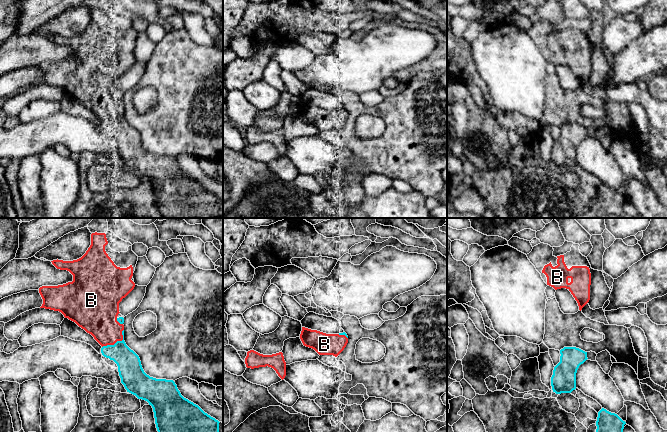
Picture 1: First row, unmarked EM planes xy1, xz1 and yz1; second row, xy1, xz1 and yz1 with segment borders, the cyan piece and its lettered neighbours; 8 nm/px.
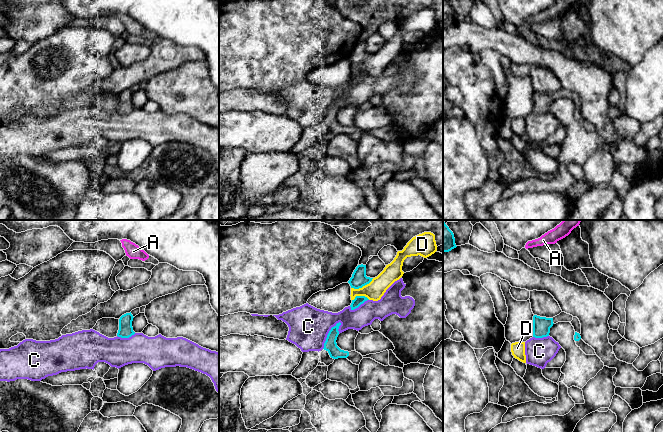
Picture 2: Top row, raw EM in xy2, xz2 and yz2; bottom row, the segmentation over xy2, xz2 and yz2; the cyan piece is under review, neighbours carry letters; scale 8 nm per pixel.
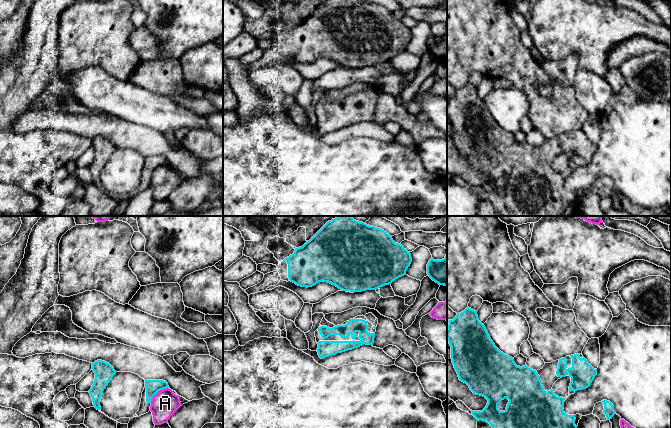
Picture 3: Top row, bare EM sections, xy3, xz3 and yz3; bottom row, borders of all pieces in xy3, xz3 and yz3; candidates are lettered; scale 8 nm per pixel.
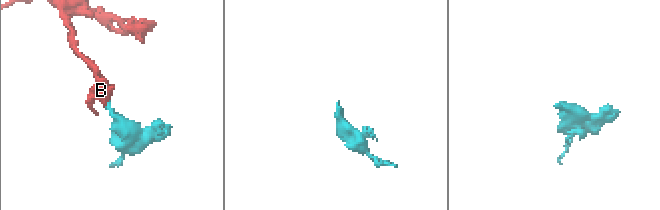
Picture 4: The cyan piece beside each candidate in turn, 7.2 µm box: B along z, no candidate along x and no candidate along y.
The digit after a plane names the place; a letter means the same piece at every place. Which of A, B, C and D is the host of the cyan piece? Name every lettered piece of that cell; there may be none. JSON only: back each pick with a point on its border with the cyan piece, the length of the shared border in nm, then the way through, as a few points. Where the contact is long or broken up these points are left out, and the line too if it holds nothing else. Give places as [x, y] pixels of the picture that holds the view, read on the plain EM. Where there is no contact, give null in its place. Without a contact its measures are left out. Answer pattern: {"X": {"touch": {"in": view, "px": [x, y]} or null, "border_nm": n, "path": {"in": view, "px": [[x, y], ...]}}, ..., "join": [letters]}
{"B": {"touch": {"in": "xy1", "px": [117, 117]}, "border_nm": 220}, "join": ["B"]}

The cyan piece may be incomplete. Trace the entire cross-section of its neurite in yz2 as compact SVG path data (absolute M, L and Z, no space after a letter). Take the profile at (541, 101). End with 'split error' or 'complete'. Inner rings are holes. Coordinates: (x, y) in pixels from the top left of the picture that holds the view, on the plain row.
M533 92L533 113L543 114L549 112L550 104L553 102L553 94Z; complete

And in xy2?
M126 89L122 91L119 95L119 106L117 109L118 113L121 114L129 114L135 110L132 103L133 91L130 89Z; complete

